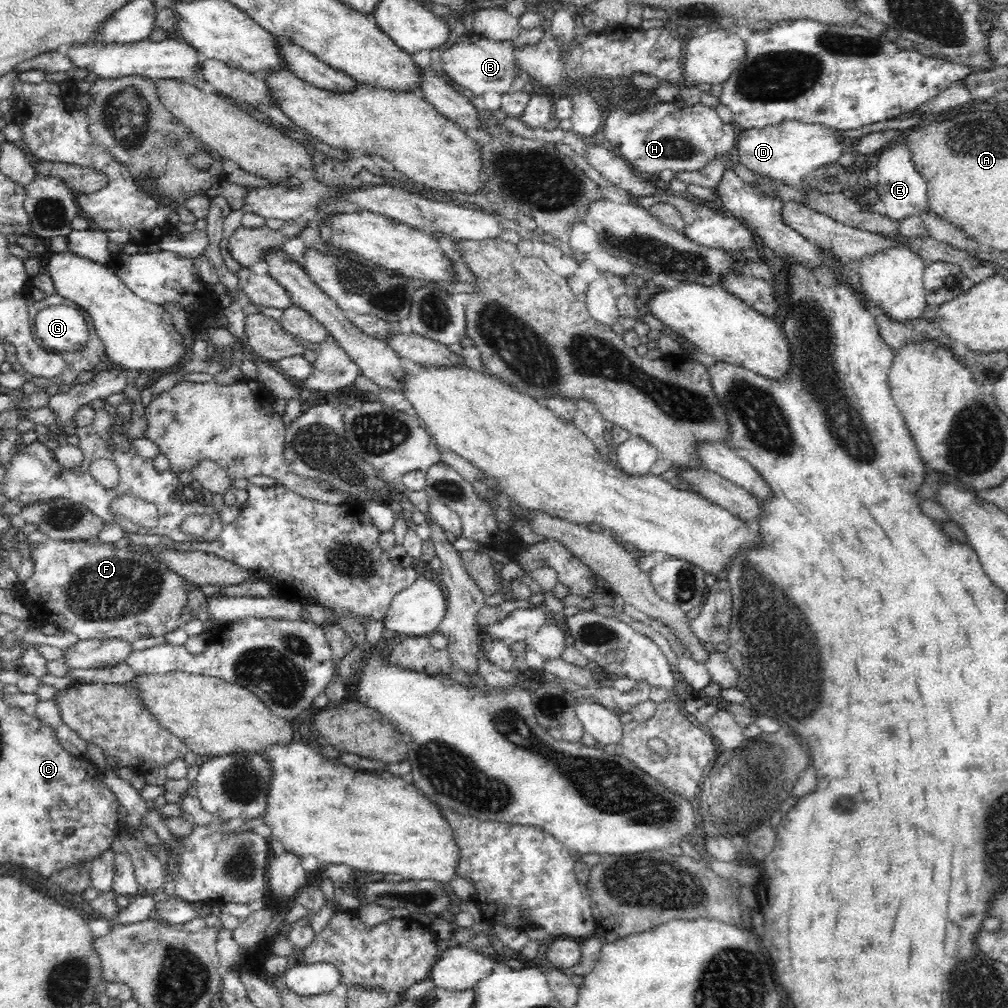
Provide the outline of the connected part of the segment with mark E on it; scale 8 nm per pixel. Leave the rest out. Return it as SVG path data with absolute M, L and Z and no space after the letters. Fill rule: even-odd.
M899 138L891 140L884 147L886 148L880 153L875 166L878 178L873 187L880 210L898 221L904 220L906 216L920 217L922 212L928 212L930 209L926 181L915 169L909 148L904 143L901 144Z

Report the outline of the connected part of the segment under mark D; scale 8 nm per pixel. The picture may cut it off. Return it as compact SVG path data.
M785 120L760 129L741 130L738 136L735 159L741 171L782 179L796 186L806 183L806 176L813 170L836 162L842 154L842 138L835 128L803 120Z

